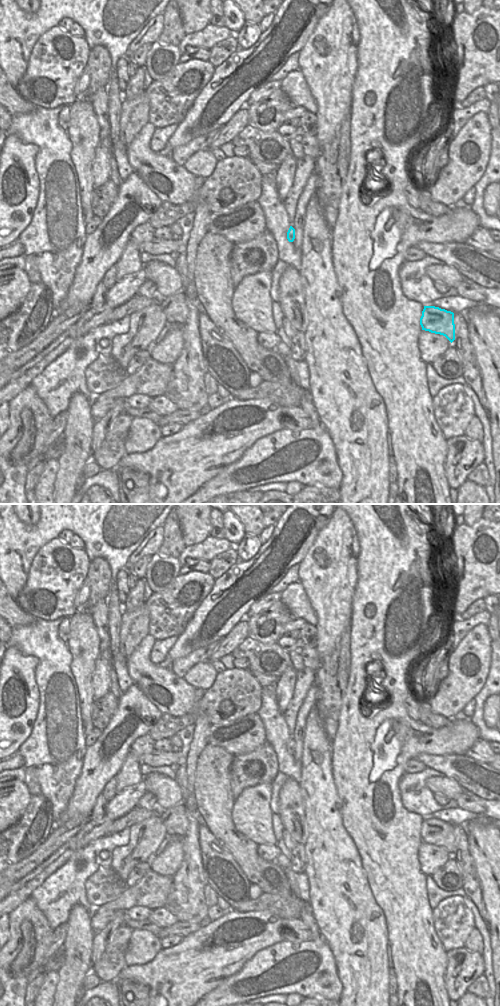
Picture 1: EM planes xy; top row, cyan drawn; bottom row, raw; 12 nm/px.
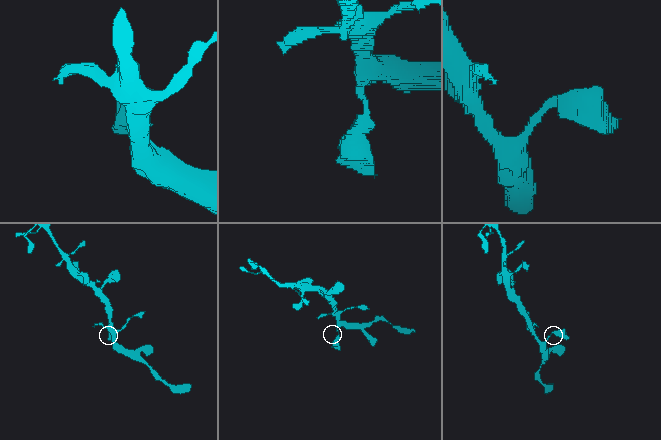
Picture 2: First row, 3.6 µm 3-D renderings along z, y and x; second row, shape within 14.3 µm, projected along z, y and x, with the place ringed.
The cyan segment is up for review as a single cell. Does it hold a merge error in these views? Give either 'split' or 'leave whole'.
leave whole

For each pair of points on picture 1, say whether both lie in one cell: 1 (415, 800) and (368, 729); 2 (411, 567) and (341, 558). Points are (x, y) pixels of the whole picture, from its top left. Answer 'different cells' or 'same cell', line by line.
1: different cells
2: different cells

